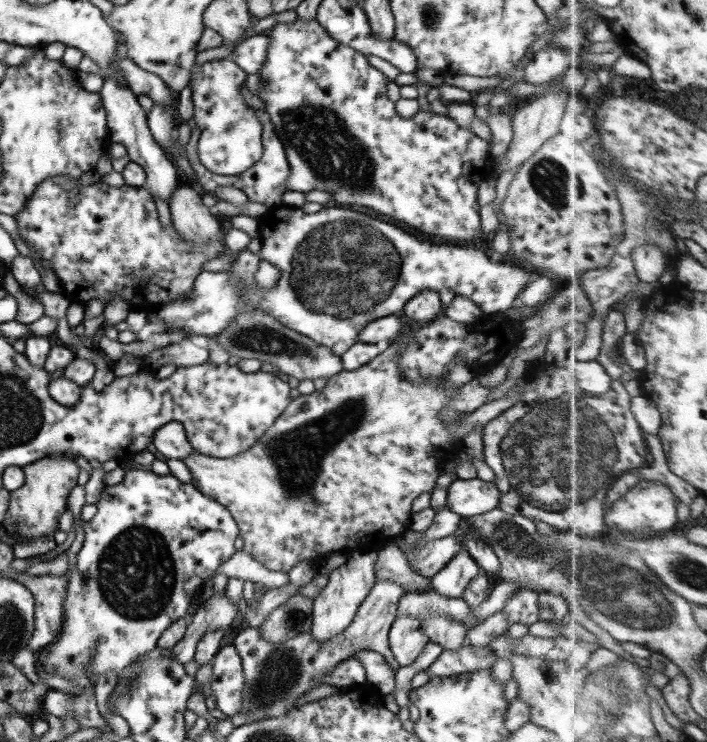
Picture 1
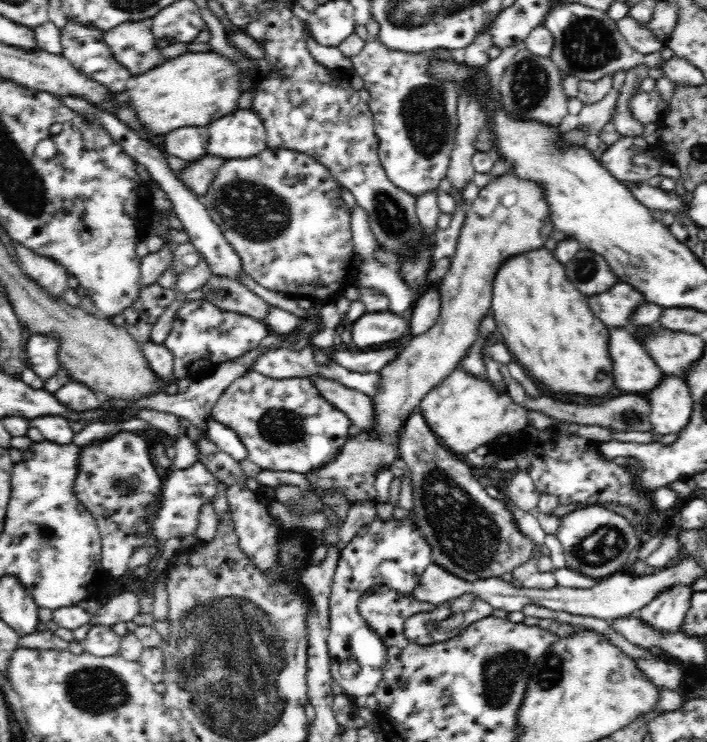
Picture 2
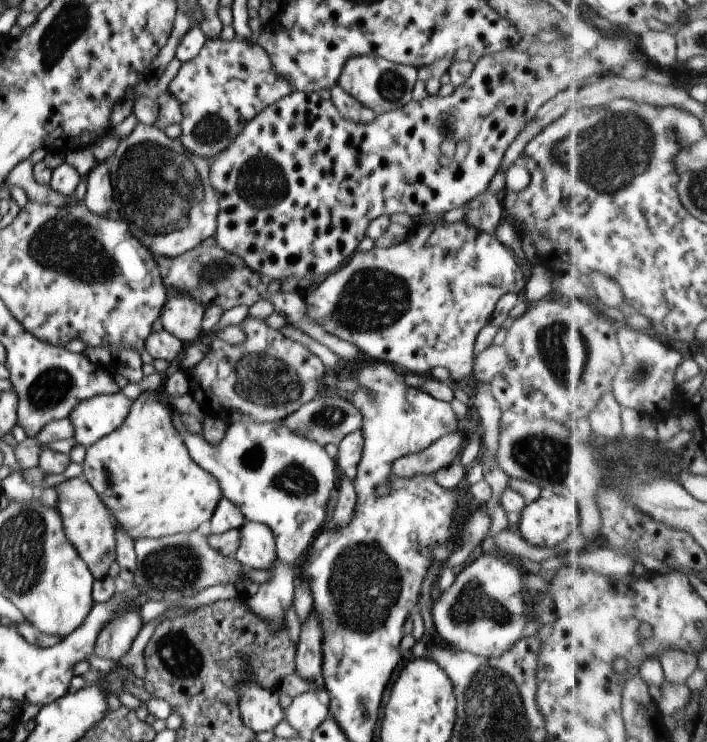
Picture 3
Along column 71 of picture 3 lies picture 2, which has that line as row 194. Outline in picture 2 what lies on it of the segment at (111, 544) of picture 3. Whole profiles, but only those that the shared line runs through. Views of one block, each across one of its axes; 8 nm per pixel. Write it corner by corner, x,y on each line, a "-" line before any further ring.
514,173
495,177
495,179
481,188
478,196
472,204
465,208
465,220
457,241
455,253
451,256
451,265
447,273
439,281
441,310
432,328
418,336
410,336
403,344
403,349
397,357
390,361
380,372
379,389
373,396
375,408
375,423
370,433
360,431
355,437
349,437
335,455
335,459
319,469
307,472
306,480
312,484
315,490
338,490
353,505
362,500
379,500
376,486
376,474
382,470
398,469
400,464
398,452
398,434
400,428
404,428
405,420
414,411
418,411
420,402
435,386
438,386
450,373
458,370
458,362
468,354
468,350
474,341
479,338
480,320
490,314
492,306
492,282
496,278
496,272
500,270
503,262
518,256
528,250
536,250
544,247
552,234
554,225
550,221
550,209
548,208
543,190
539,184
531,180
517,178

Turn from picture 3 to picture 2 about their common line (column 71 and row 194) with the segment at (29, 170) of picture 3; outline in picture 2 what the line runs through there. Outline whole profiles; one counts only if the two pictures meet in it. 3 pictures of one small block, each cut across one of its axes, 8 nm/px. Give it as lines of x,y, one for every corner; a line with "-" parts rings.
202,157
190,163
183,171
177,172
183,183
199,196
206,194
218,170
227,160
220,157

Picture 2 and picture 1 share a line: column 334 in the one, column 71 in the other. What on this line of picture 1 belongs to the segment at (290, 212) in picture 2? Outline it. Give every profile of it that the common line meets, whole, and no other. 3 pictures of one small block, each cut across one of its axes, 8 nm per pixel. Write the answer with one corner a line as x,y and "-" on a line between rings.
51,176
38,185
22,212
14,216
22,240
40,250
42,262
51,267
62,284
62,292
70,303
87,304
93,298
109,303
112,296
121,296
130,309
148,311
185,299
192,291
194,279
204,262
228,251
219,241
186,241
178,235
174,224
163,228
156,203
145,186
128,185
116,188
102,180
90,185
78,185
69,176

